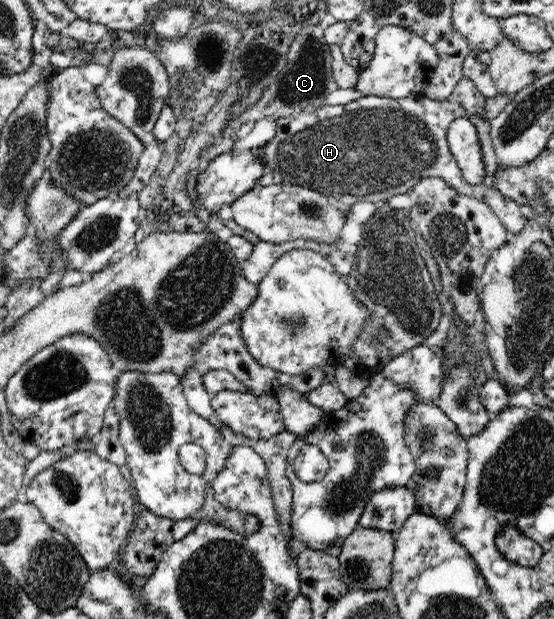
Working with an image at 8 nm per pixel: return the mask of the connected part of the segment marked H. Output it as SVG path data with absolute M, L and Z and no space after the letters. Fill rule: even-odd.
M368 96L312 111L274 115L272 119L276 121L276 135L270 143L258 147L256 154L265 170L278 171L284 185L293 184L321 192L336 208L363 201L376 203L408 193L422 179L438 177L458 194L488 205L508 232L518 235L528 225L520 207L494 188L498 159L490 135L491 121L469 114L450 98L407 97L393 100ZM452 122L467 122L478 133L484 179L477 185L465 181L448 149L447 131Z

